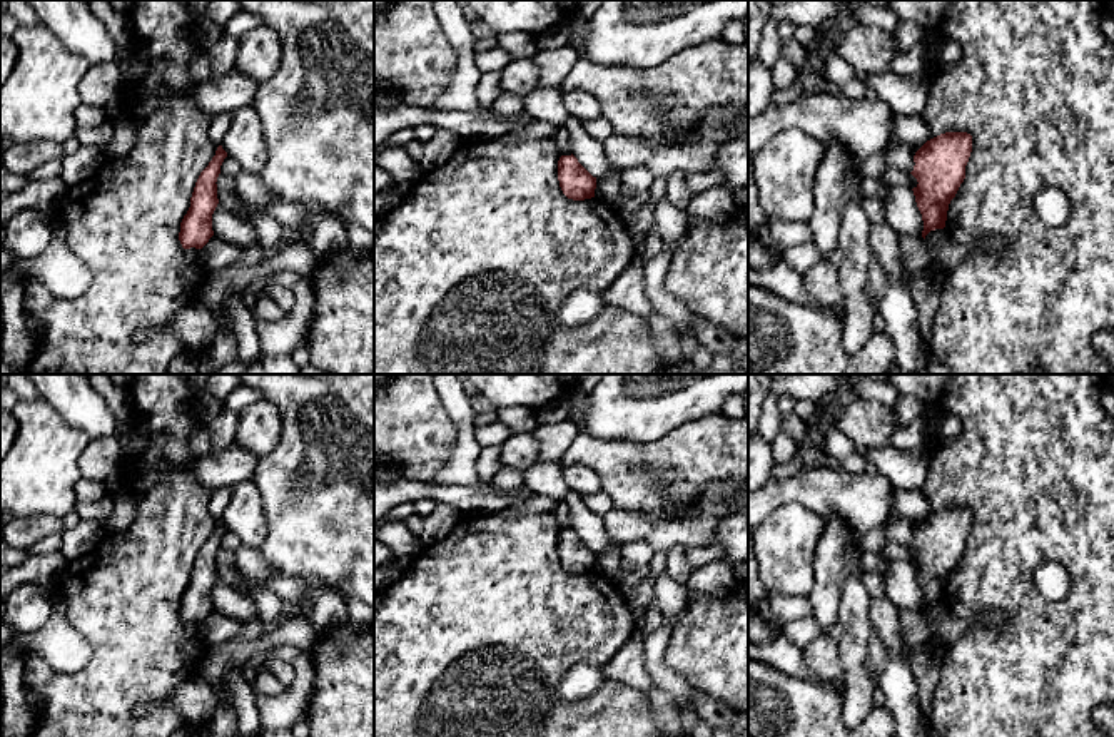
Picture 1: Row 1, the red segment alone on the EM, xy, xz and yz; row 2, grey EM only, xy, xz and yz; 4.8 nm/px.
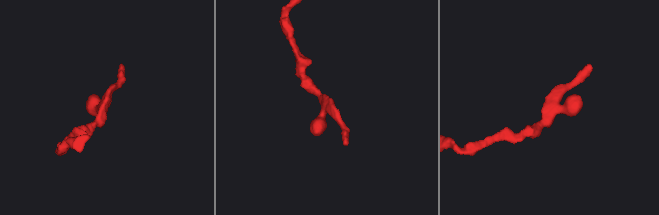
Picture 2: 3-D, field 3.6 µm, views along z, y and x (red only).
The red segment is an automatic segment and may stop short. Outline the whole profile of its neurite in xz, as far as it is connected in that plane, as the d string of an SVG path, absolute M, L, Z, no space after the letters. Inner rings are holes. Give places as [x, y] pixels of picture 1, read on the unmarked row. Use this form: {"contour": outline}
{"contour": "M573 528L560 531L558 555L568 573L585 575L595 572L596 551L593 551Z"}

